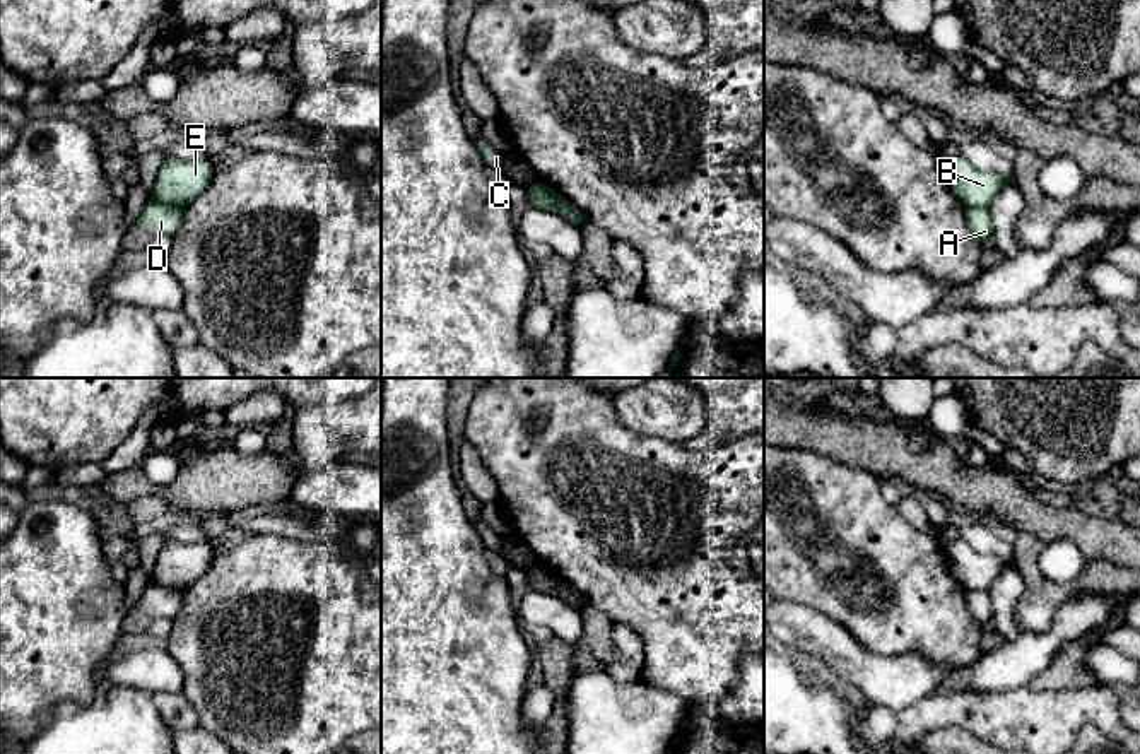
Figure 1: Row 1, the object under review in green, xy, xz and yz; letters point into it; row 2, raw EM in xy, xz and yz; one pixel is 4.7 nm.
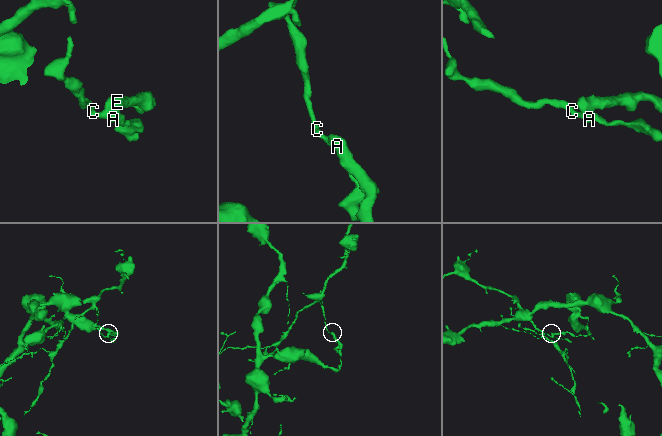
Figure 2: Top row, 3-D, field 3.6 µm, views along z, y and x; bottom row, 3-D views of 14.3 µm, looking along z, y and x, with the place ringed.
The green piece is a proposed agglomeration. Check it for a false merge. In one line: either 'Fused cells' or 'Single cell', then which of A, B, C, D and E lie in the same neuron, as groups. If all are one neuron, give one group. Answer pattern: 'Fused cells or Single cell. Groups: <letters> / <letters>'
Fused cells. Groups: A C D / B E

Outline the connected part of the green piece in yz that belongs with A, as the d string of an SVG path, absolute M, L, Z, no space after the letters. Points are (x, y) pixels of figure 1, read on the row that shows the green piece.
M967 207L966 222L973 236L981 243L988 244L993 239L993 221L986 207Z

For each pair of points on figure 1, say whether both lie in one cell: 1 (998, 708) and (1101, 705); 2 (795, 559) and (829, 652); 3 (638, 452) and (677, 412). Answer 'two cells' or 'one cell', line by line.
1: one cell
2: two cells
3: two cells

